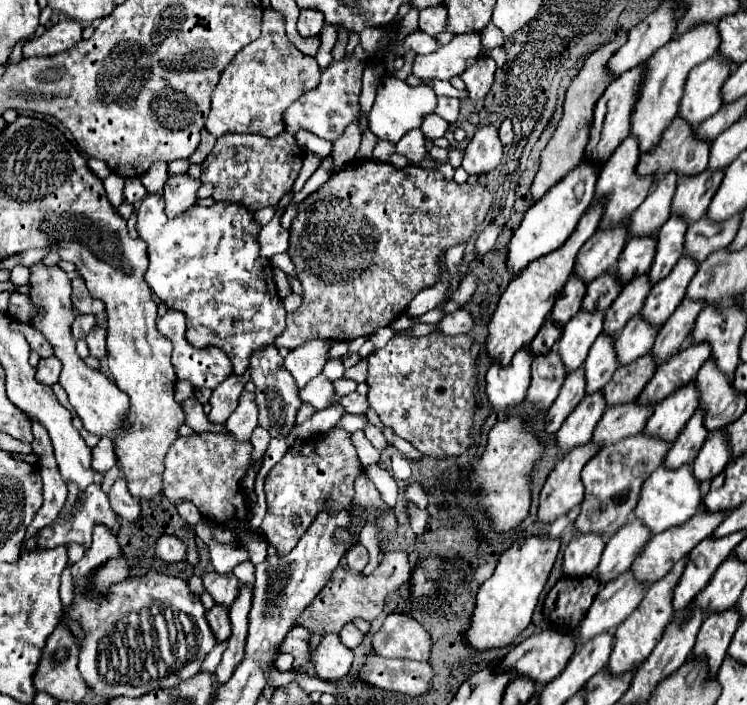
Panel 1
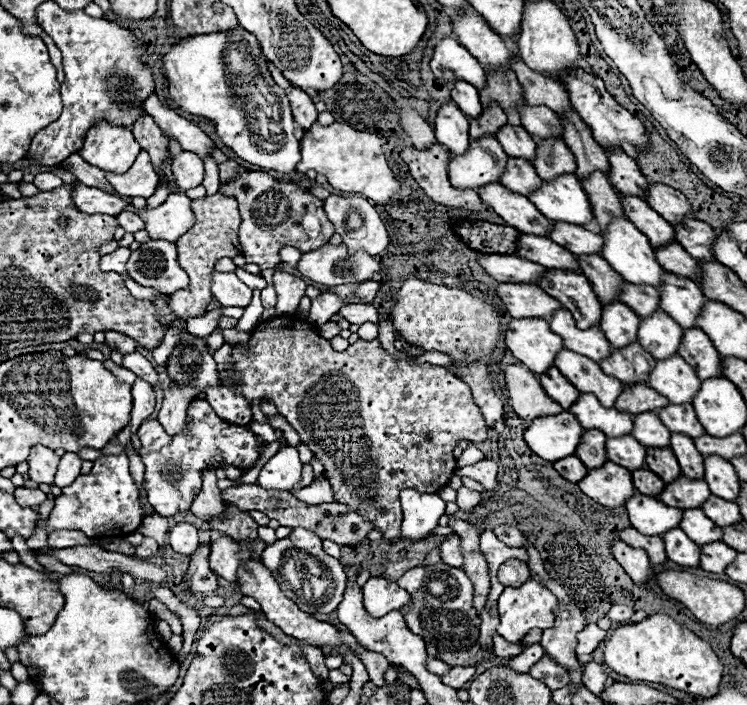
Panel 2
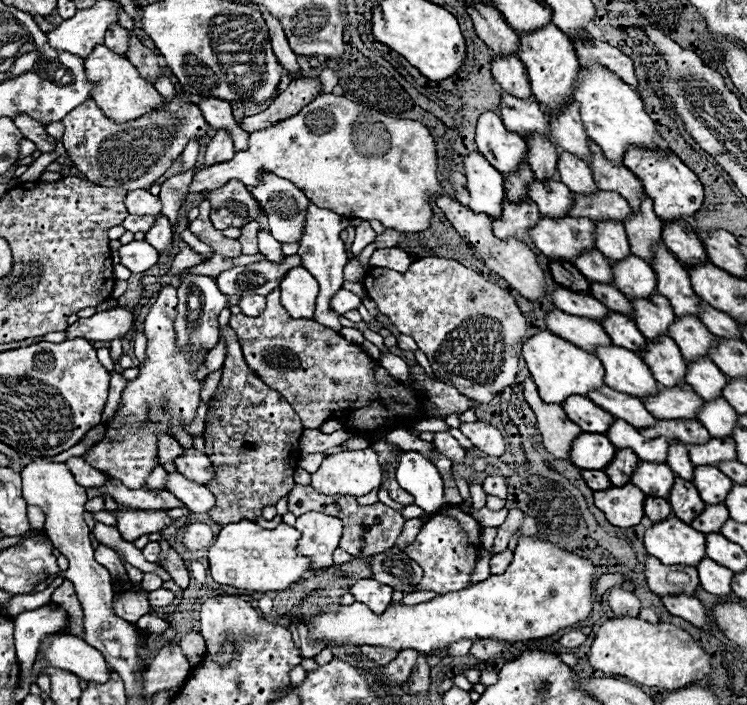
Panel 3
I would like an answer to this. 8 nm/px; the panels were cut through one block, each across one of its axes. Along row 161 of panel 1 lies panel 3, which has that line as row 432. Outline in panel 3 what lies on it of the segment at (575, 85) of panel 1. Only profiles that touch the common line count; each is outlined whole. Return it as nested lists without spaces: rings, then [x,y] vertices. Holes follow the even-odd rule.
[[[528,378],[524,382],[524,398],[538,418],[538,428],[540,428],[546,450],[550,454],[554,454],[556,458],[568,460],[572,442],[582,434],[580,426],[576,426],[572,420],[568,420],[568,416],[564,414],[560,404],[542,402],[532,378]]]

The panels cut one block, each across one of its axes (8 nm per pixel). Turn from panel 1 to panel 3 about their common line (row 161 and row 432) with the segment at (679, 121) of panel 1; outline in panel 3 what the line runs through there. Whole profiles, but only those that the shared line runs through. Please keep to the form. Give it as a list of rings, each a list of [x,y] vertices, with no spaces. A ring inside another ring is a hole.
[[[656,422],[656,426],[640,430],[640,434],[648,440],[664,436],[668,440],[678,440],[682,444],[706,444],[710,440],[708,430],[704,430],[700,422]]]

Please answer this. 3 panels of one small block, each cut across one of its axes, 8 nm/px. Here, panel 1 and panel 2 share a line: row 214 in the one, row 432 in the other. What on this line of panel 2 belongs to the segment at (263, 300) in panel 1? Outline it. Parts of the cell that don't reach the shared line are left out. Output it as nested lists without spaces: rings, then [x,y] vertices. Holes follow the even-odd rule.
[[[192,400],[186,410],[186,426],[180,434],[166,434],[164,426],[158,420],[146,420],[138,428],[140,438],[140,456],[146,466],[144,488],[148,494],[148,502],[160,516],[174,516],[182,510],[188,510],[196,494],[200,492],[202,472],[208,468],[234,466],[240,470],[250,470],[258,456],[260,444],[264,440],[256,436],[248,426],[238,426],[220,420],[206,400]]]

